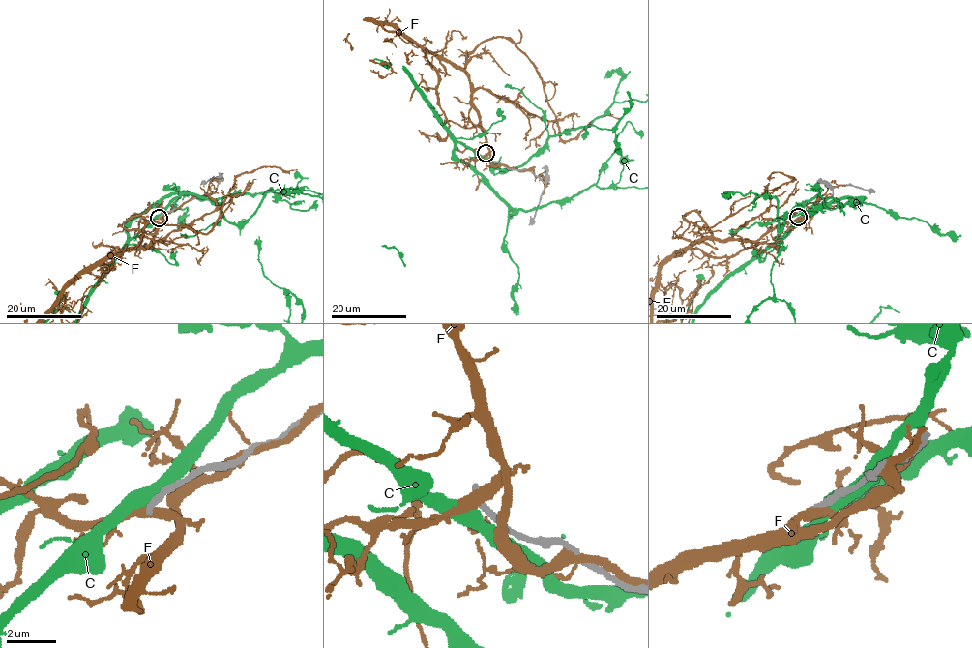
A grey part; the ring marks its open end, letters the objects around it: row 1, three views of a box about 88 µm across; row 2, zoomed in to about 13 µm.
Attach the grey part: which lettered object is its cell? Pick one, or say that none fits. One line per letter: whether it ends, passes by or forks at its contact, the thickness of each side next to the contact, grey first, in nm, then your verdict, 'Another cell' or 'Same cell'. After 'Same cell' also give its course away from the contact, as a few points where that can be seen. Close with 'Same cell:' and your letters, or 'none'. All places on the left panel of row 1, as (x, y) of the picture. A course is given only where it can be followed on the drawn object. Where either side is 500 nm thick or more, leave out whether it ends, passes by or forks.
C: It passes by. Thickness 360 nm (grey) against 480 nm. Another cell
F: It passes by. Thickness 280 nm (grey) against 440 nm. Another cell
Same cell: none

